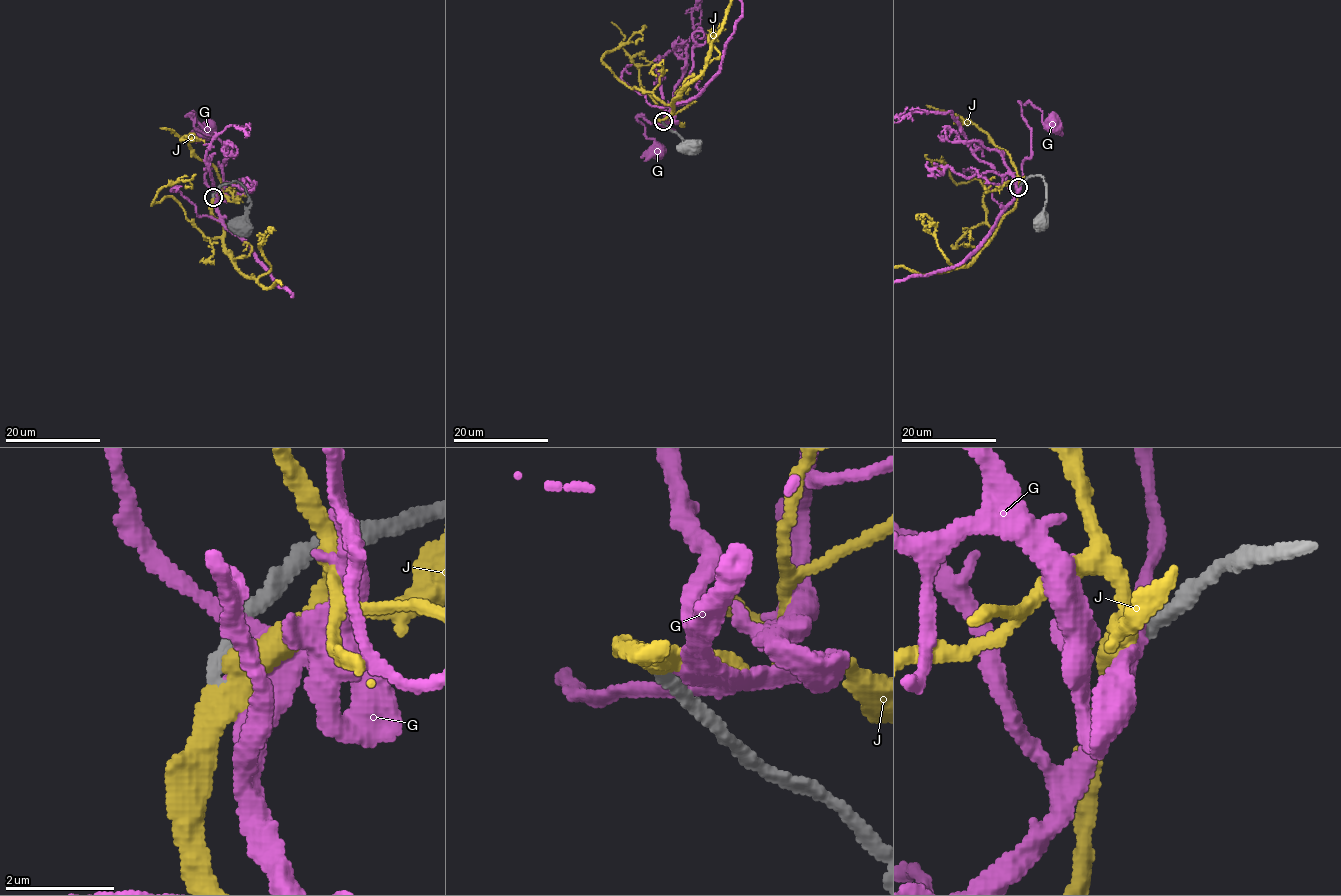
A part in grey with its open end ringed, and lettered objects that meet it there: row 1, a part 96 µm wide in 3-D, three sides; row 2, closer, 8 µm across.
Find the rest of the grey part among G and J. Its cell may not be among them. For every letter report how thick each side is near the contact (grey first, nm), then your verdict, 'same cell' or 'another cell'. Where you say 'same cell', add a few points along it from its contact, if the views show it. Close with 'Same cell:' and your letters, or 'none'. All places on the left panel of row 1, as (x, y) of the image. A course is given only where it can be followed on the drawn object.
G: 240/280 nm | another cell
J: 240/400 nm | same cell
Same cell: J

